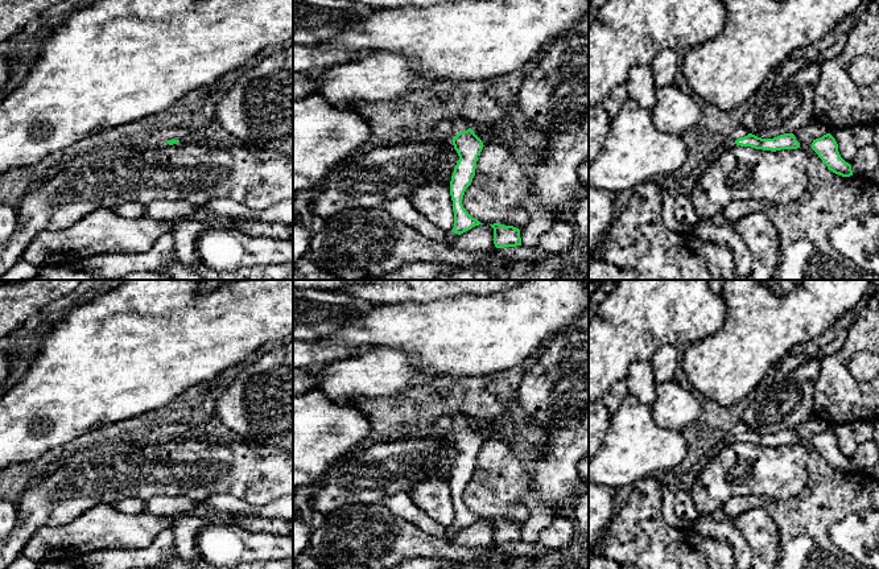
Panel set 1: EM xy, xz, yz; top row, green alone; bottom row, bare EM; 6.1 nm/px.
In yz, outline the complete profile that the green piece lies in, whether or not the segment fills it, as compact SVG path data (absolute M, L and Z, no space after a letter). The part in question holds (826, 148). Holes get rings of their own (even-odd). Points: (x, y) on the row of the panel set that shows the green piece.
M830 133L813 140L812 149L833 173L842 177L853 176L851 165L841 157L838 144Z

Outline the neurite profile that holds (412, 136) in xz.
M409 132L405 133L400 137L401 143L407 143L407 141L424 141L424 140L437 140L441 141L443 144L449 144L454 148L453 145L453 137L447 137L447 136L440 136L440 135L422 135L422 133L417 133L417 132Z

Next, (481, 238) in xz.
M479 224L461 234L453 244L454 250L484 252L490 251L494 244L494 228L490 224Z

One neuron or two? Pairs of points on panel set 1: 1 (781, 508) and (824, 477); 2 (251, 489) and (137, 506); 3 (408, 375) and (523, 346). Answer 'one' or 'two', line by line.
1: one
2: two
3: two

